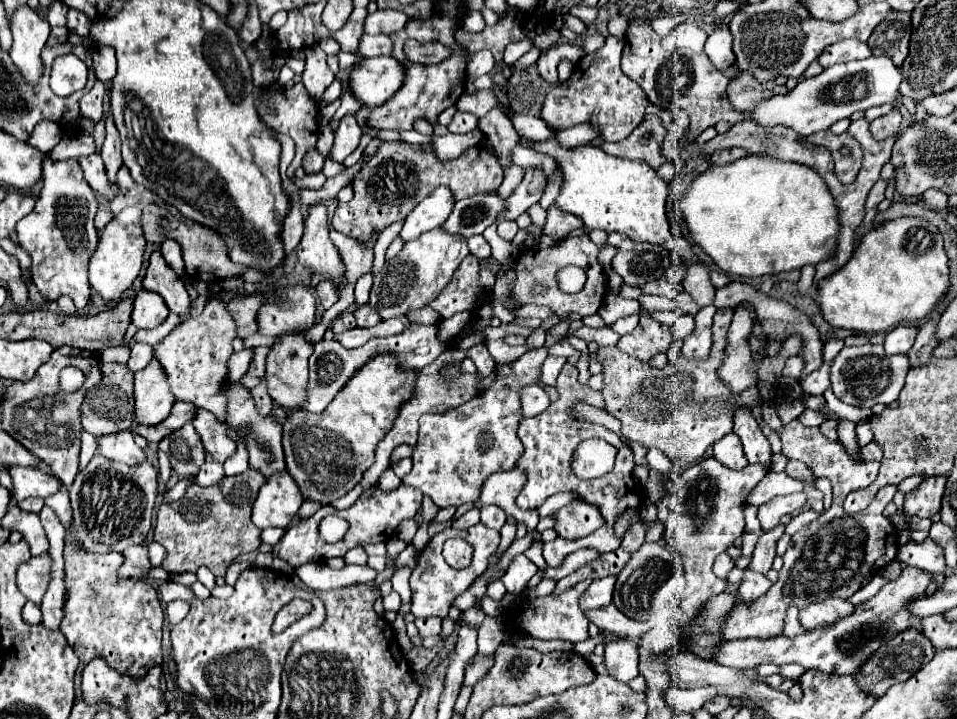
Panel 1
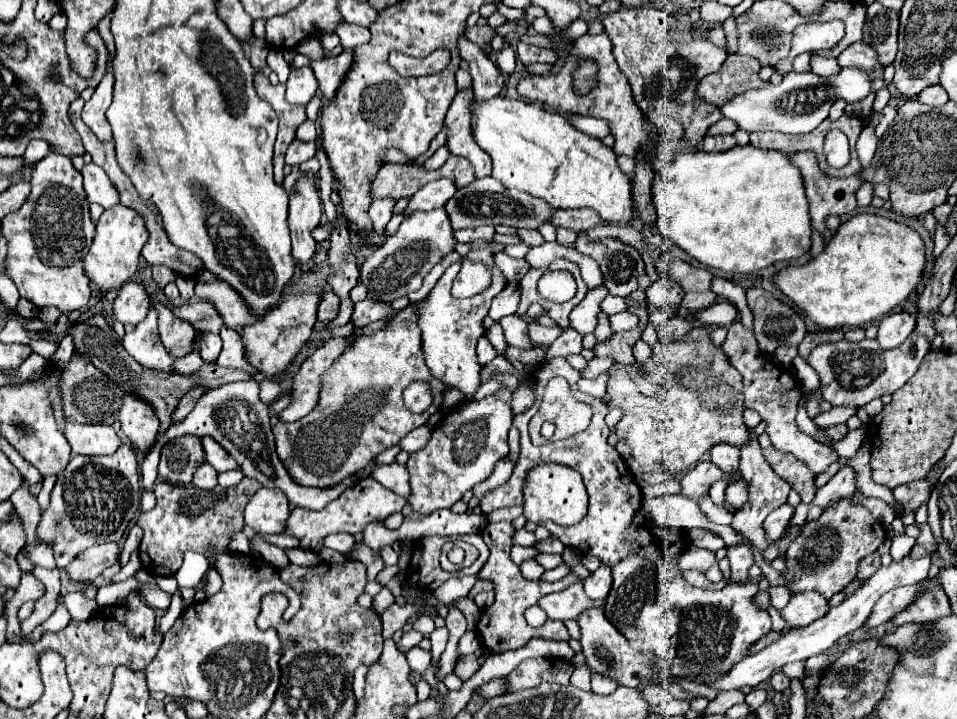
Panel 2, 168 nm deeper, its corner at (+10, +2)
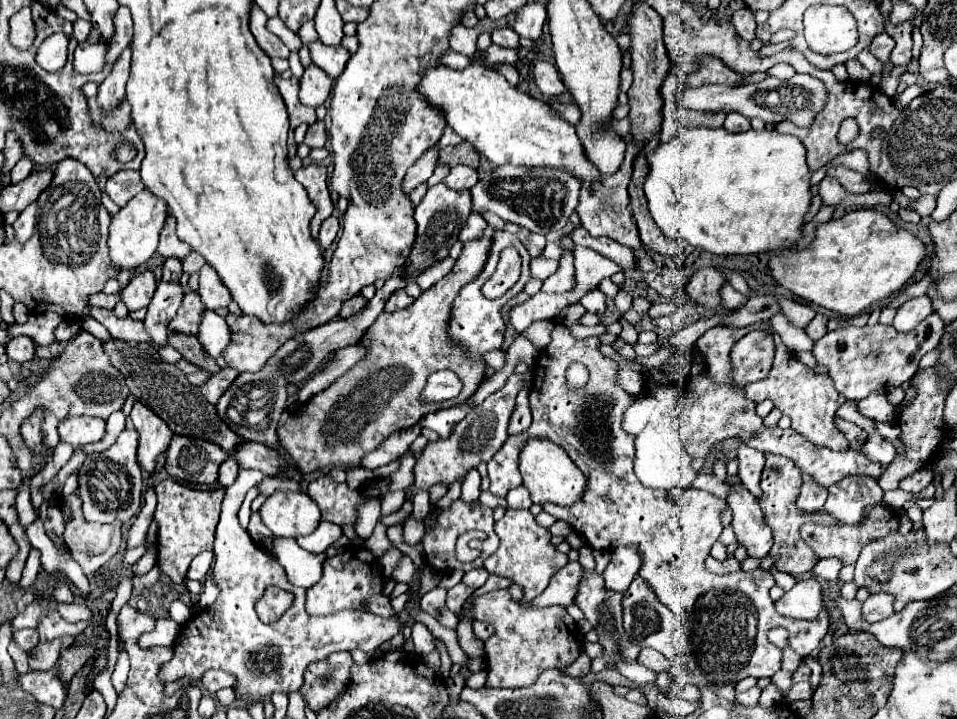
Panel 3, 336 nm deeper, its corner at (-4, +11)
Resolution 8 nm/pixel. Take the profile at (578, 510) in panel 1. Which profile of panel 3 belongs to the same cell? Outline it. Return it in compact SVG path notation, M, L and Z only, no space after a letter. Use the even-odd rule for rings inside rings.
M532 438L524 444L520 452L520 472L534 504L552 502L558 506L572 506L582 500L582 494L588 486L586 476L578 470L578 466L574 466L572 458L560 446L546 438Z

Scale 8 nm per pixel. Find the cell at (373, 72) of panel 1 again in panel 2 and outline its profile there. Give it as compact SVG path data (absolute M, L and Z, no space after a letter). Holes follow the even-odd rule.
M344 51L338 57L324 57L310 61L318 87L326 99L332 99L332 95L336 95L336 87L340 87L340 79L344 79L350 65L352 65L350 51Z

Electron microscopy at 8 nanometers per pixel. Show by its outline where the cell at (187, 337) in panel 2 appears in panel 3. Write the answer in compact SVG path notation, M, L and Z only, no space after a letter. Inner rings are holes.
M170 334L168 344L172 348L176 348L182 354L182 358L186 358L188 362L192 362L192 364L196 364L212 374L216 374L220 370L216 366L216 360L202 348L196 334Z

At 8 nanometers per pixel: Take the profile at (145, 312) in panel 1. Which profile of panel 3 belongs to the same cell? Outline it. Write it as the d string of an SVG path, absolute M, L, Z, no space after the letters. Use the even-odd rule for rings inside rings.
M146 270L128 282L128 286L120 292L120 298L128 306L128 310L134 312L134 310L146 308L150 304L154 290L156 290L156 278L150 270Z

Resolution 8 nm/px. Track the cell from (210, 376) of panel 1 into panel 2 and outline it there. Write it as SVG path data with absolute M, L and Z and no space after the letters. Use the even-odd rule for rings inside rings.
M150 307L146 319L138 323L132 333L124 335L122 345L144 367L170 373L172 371L170 365L174 363L174 359L172 355L168 355L168 351L164 351L164 345L156 335L156 323L158 323L158 311Z

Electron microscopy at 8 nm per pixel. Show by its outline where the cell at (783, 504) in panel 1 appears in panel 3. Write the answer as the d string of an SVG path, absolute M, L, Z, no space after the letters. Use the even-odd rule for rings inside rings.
M766 454L766 466L764 466L762 484L760 484L762 498L758 500L758 504L764 512L766 524L772 528L772 534L774 534L774 546L770 550L770 556L774 558L774 566L782 572L792 574L792 576L812 570L812 566L818 562L812 549L802 542L800 528L808 521L826 526L832 526L835 523L833 515L828 512L804 515L800 510L796 510L794 502L800 494L800 486L802 486L802 476L800 476L798 466L792 460L784 458L784 456L776 456L776 454Z

